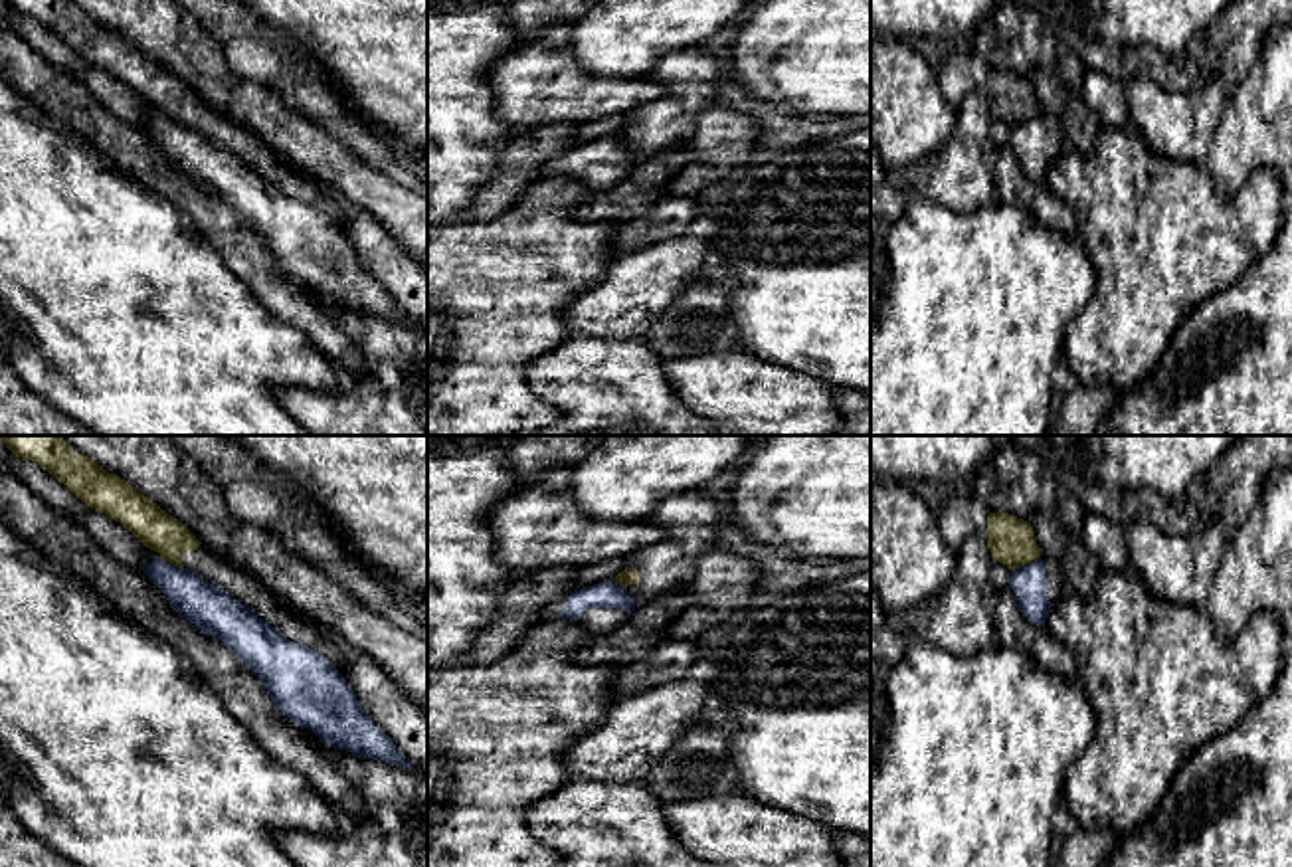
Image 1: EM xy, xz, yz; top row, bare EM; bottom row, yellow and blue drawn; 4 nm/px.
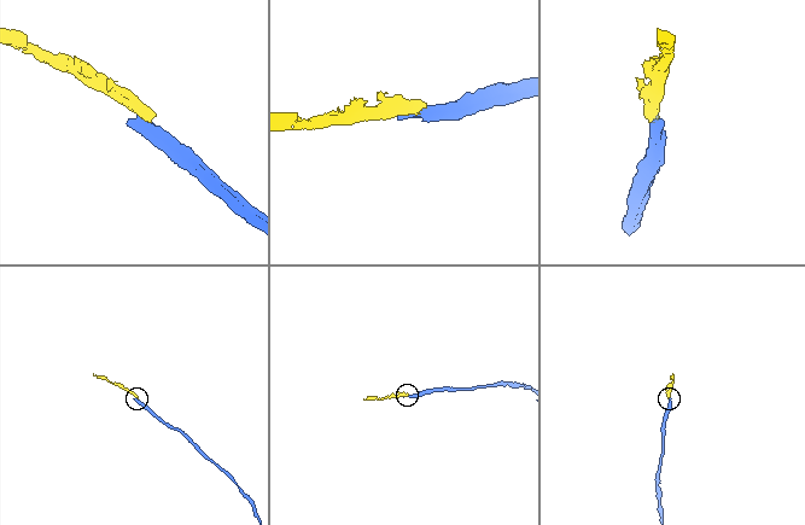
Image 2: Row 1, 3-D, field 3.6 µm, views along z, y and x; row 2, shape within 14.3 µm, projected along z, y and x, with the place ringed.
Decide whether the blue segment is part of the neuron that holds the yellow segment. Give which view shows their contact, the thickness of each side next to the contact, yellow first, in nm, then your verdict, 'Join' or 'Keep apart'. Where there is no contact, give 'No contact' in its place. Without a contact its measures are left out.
Touches yellow in yz. Thickness 190 nm (yellow) against 140 nm. Keep apart

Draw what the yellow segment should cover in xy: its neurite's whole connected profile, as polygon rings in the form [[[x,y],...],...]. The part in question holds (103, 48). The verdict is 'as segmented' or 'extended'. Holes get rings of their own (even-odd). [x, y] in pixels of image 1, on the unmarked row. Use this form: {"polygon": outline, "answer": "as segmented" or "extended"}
{"polygon": [[[6,0],[6,4],[16,14],[38,20],[87,63],[121,79],[146,105],[158,109],[160,115],[188,125],[228,148],[287,196],[323,210],[332,222],[340,216],[336,204],[324,190],[315,186],[313,178],[287,164],[249,127],[210,109],[186,81],[119,32],[107,30],[93,16],[77,10],[69,0]]], "answer": "extended"}

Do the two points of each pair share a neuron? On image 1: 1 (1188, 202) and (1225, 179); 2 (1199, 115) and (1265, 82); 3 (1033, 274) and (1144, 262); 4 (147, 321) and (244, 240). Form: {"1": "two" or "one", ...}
{"1": "two", "2": "two", "3": "two", "4": "two"}

